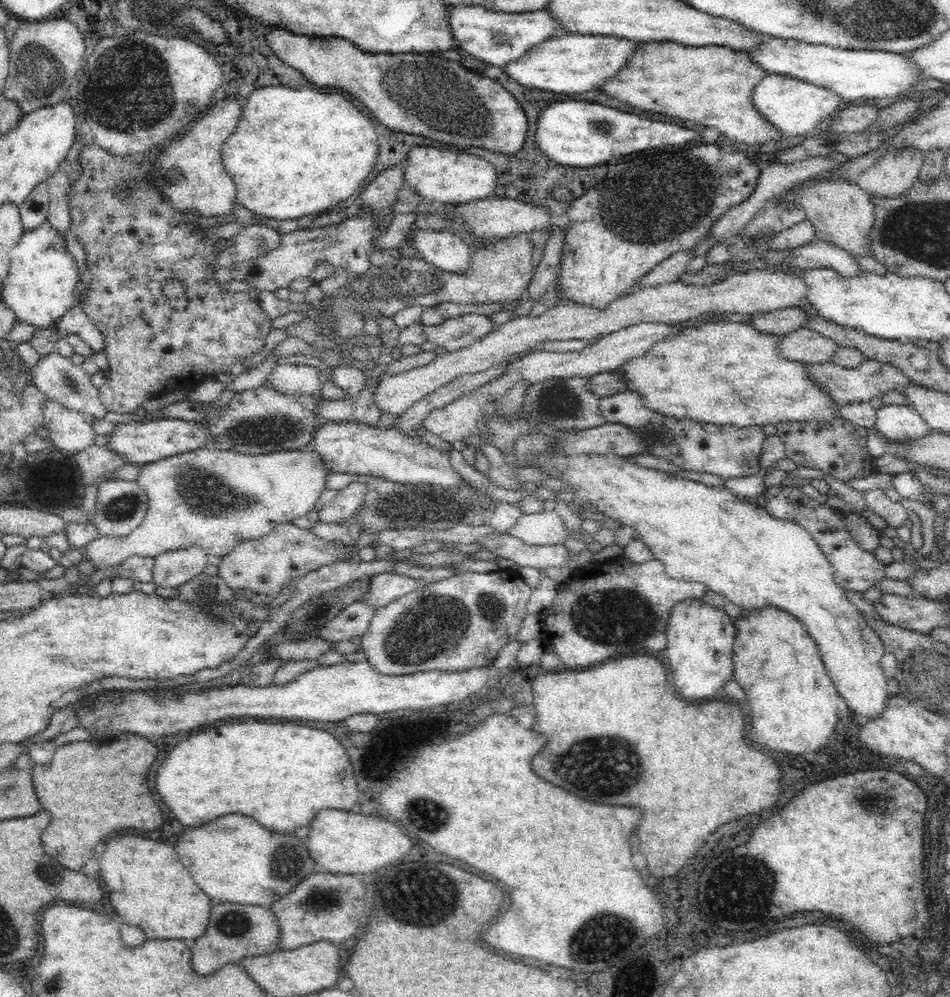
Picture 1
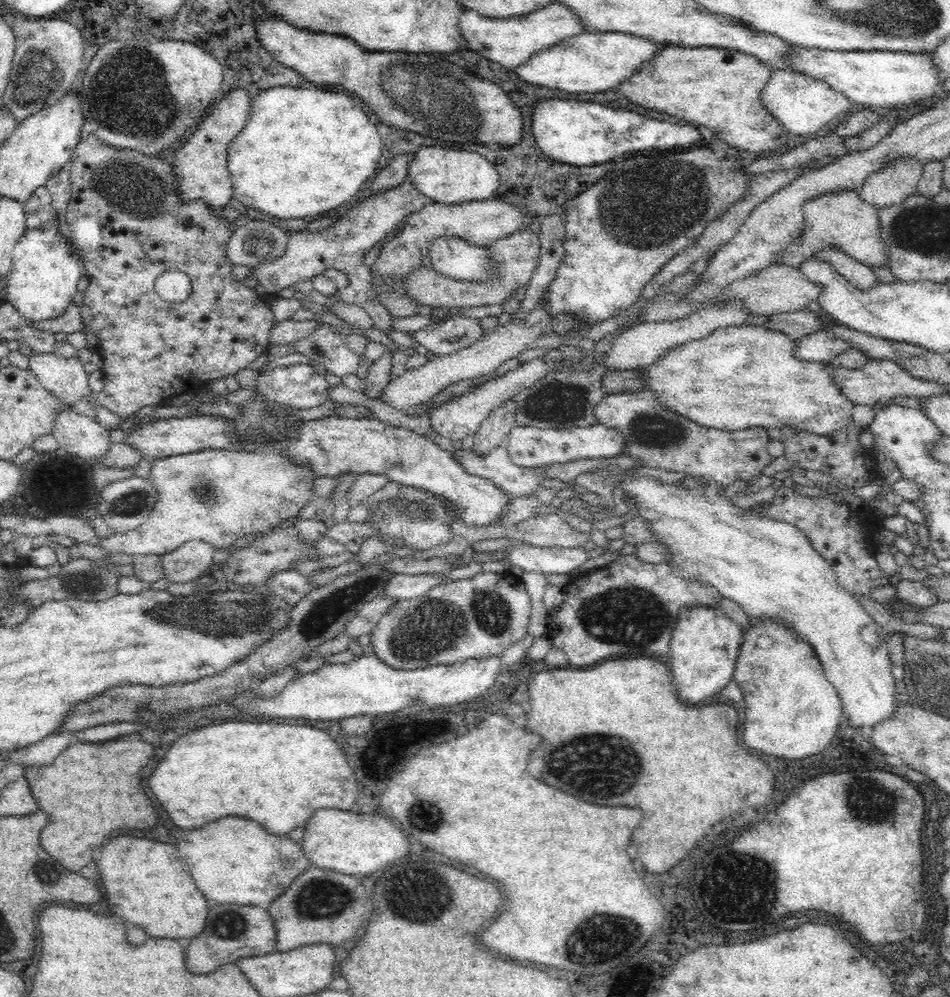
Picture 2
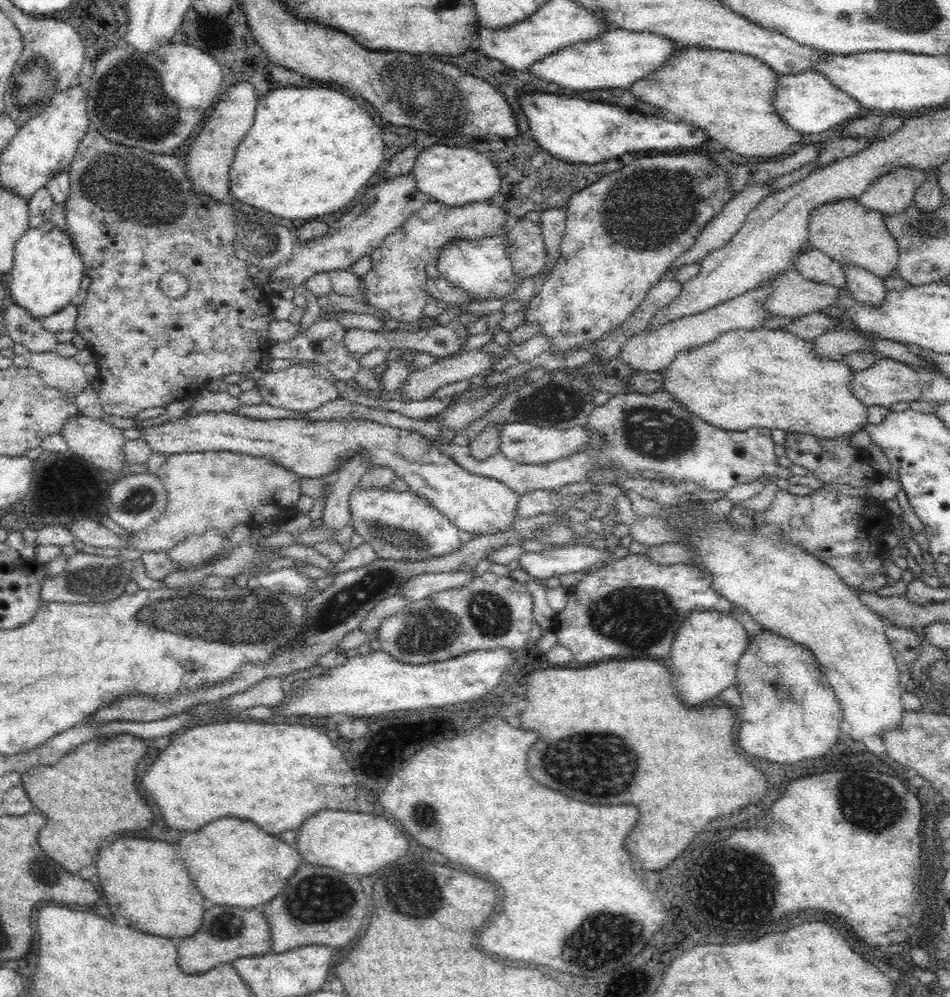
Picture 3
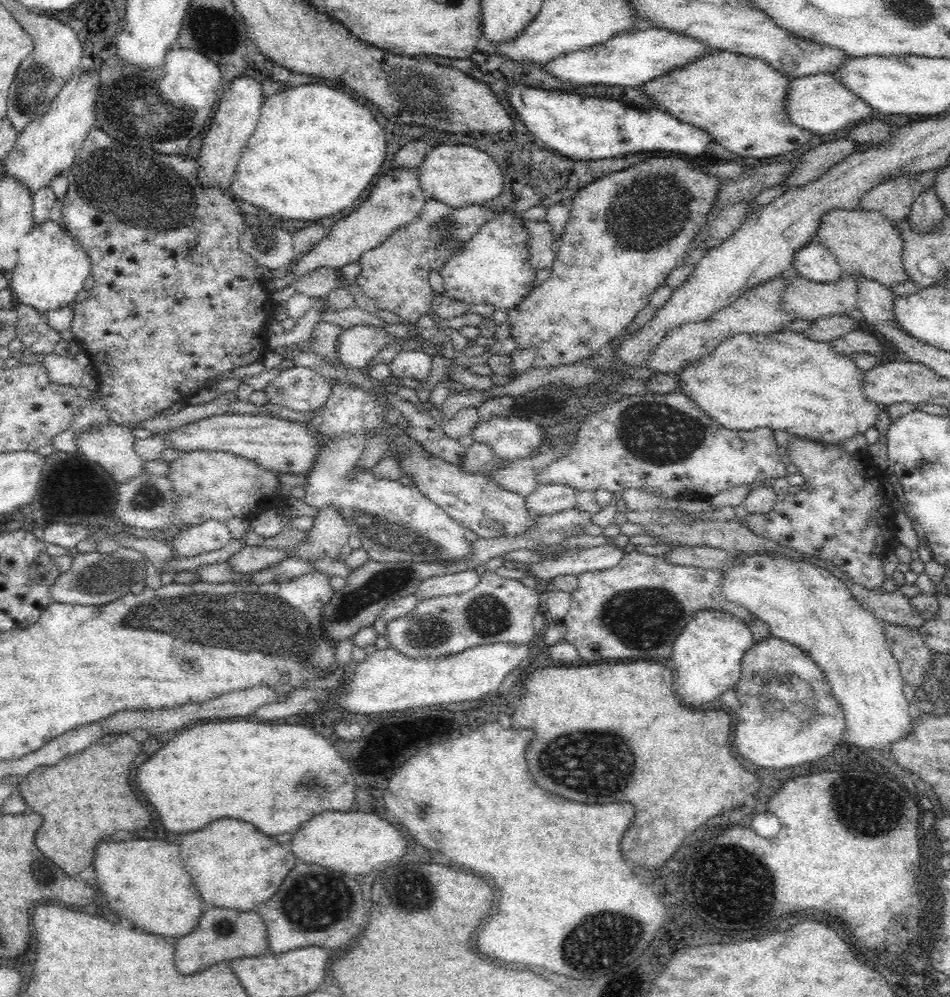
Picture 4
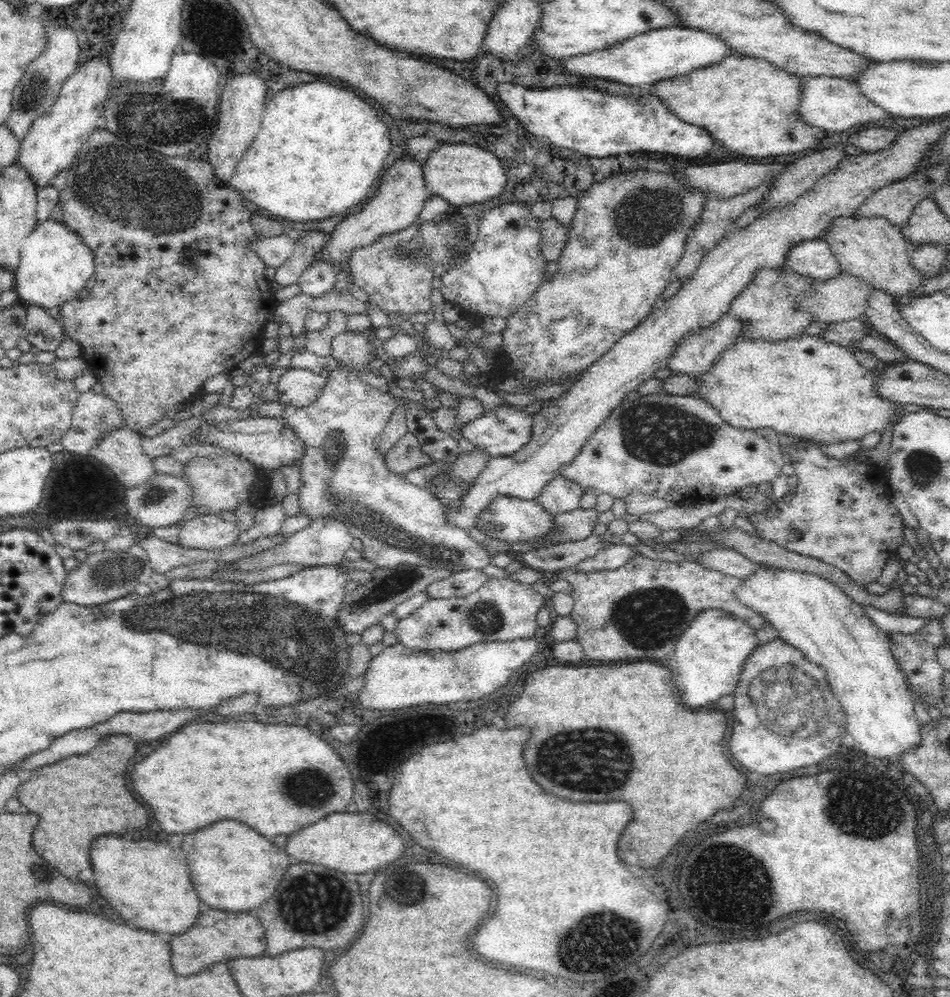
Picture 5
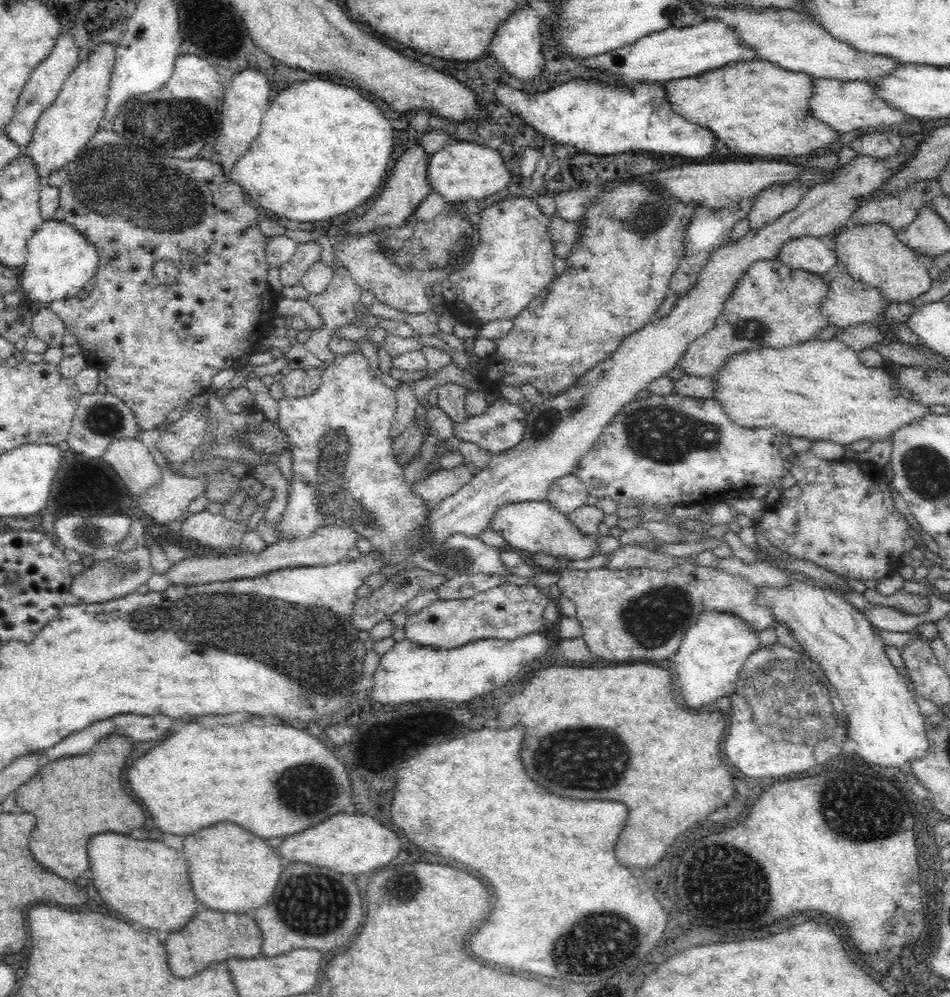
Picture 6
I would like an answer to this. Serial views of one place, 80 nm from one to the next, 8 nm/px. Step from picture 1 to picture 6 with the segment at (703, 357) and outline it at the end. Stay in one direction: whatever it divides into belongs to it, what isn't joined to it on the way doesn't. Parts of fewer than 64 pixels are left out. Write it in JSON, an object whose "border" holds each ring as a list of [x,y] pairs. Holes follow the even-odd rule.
{"border":[[[812,339],[779,349],[764,347],[735,354],[712,379],[717,384],[715,399],[736,424],[748,428],[776,427],[790,437],[828,440],[844,446],[864,439],[873,443],[890,439],[901,426],[922,421],[930,407],[916,402],[909,390],[903,392],[896,377],[886,370],[862,364],[858,353],[838,339]]]}

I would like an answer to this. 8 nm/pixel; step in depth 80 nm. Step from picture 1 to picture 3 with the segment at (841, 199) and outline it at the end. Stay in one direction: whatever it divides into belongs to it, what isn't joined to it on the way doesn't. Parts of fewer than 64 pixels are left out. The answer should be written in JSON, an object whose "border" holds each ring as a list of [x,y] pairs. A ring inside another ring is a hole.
{"border":[[[832,202],[812,212],[810,236],[800,250],[818,249],[844,265],[856,265],[882,280],[899,276],[900,247],[884,223],[885,216],[856,202]]]}

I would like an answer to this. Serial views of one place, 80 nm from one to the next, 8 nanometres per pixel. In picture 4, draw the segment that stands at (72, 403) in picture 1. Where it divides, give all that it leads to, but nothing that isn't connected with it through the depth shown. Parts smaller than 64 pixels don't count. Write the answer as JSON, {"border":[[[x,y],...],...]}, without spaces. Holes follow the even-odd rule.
{"border":[[[52,352],[45,354],[40,364],[48,370],[48,376],[54,384],[71,384],[77,388],[81,386],[85,368],[82,368],[74,357],[69,358]]]}

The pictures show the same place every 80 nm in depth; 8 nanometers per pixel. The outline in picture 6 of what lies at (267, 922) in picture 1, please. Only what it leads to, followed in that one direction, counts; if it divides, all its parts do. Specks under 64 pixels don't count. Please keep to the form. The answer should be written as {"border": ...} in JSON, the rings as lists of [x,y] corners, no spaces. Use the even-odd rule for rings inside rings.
{"border":[[[204,910],[196,914],[182,930],[172,932],[166,940],[168,964],[172,974],[178,978],[190,978],[192,974],[204,970],[210,962],[220,962],[232,956],[240,958],[258,957],[262,946],[262,932],[252,916],[246,914],[222,914],[216,910]]]}

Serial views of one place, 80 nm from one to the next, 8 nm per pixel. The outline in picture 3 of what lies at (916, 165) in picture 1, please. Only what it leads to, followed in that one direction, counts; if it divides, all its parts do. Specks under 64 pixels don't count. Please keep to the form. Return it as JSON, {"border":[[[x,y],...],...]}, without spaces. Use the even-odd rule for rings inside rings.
{"border":[[[896,168],[873,182],[868,190],[857,198],[857,202],[884,216],[900,214],[912,206],[916,190],[923,186],[926,178],[927,172],[916,168]]]}

